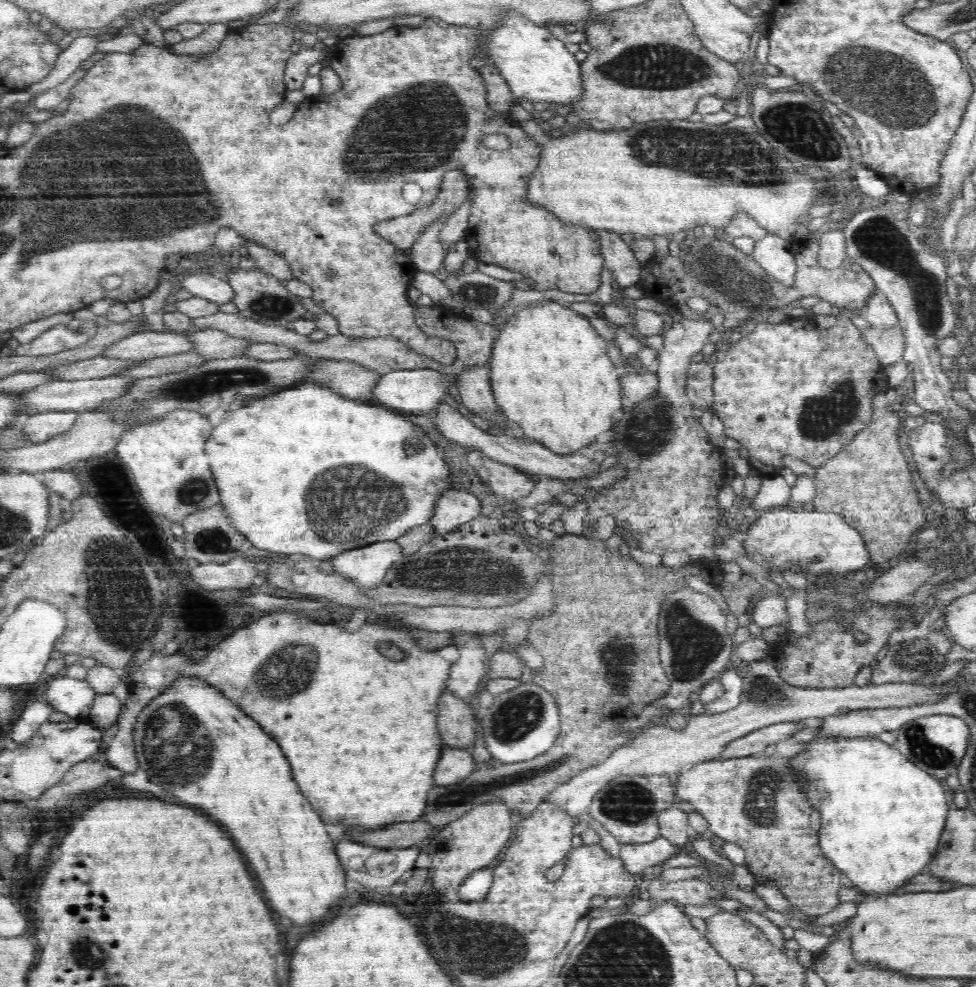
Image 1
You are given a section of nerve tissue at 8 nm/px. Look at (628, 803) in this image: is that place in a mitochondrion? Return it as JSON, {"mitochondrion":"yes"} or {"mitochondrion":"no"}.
{"mitochondrion":"yes"}

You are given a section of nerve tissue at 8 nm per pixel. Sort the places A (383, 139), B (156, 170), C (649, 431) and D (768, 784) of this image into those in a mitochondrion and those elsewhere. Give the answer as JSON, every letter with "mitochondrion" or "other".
{"A":"mitochondrion","B":"mitochondrion","C":"mitochondrion","D":"mitochondrion"}

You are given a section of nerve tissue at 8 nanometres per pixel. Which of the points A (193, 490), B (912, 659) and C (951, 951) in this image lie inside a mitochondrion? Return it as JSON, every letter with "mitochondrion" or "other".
{"A":"mitochondrion","B":"mitochondrion","C":"other"}

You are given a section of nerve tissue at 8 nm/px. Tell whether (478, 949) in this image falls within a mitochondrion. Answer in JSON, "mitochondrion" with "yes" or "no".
{"mitochondrion":"yes"}

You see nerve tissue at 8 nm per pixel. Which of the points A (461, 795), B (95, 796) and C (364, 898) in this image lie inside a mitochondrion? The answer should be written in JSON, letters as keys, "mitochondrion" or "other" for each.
{"A":"mitochondrion","B":"other","C":"other"}

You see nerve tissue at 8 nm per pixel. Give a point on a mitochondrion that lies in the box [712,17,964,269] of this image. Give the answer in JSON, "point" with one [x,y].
{"point":[898,92]}

